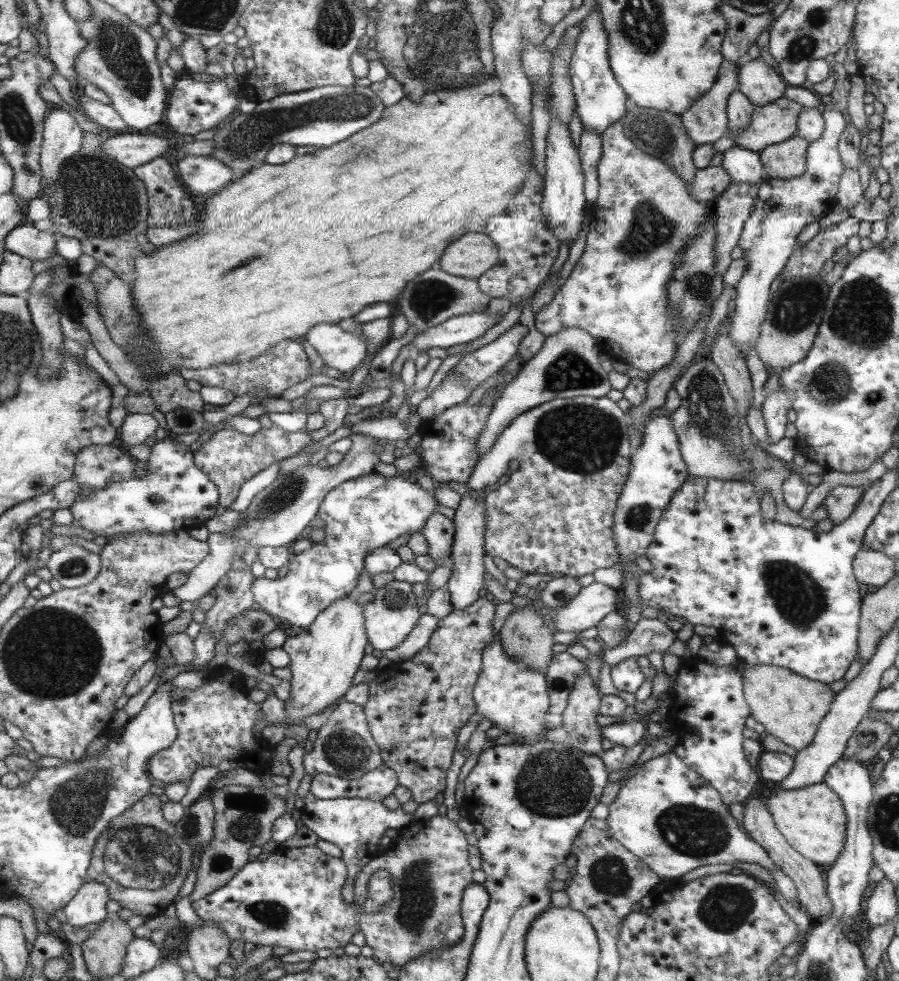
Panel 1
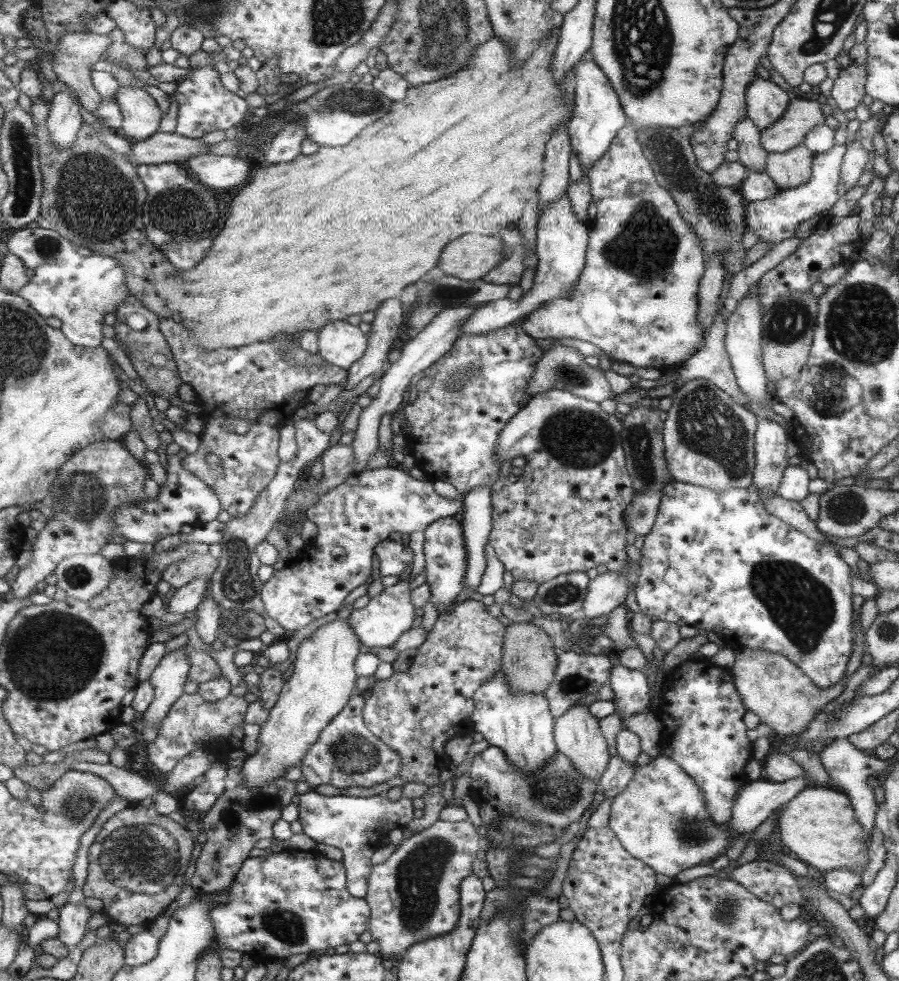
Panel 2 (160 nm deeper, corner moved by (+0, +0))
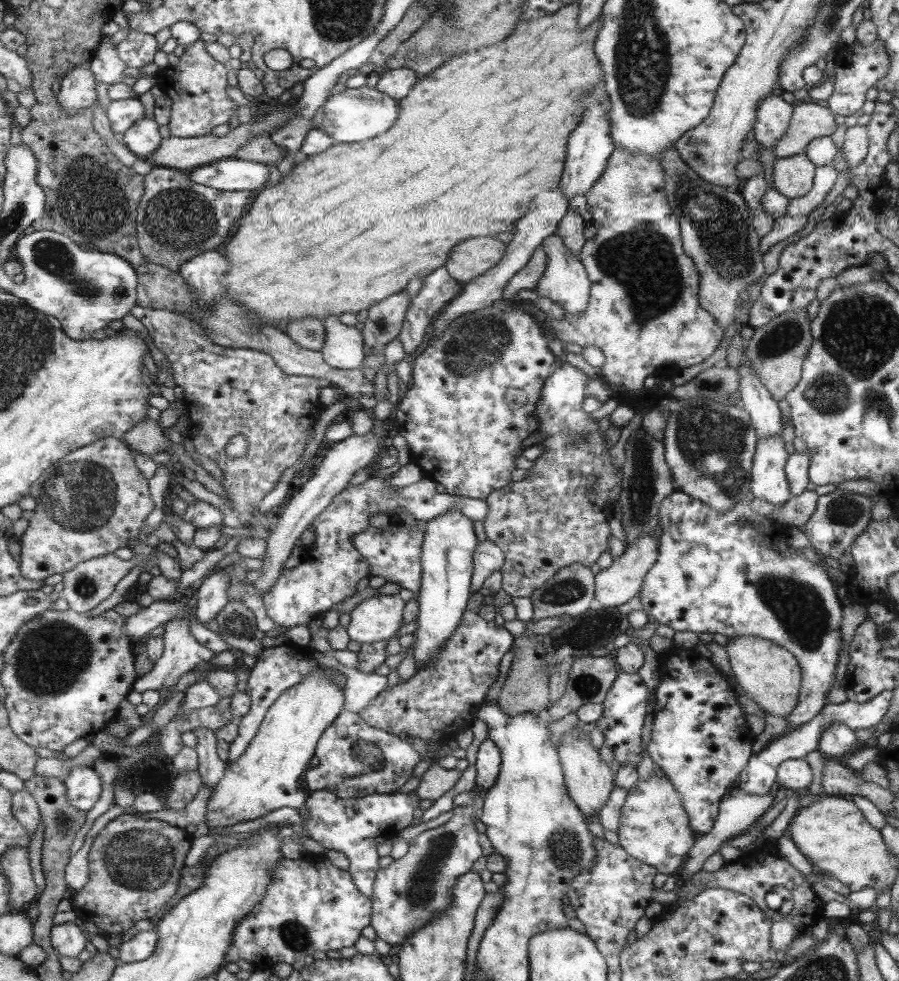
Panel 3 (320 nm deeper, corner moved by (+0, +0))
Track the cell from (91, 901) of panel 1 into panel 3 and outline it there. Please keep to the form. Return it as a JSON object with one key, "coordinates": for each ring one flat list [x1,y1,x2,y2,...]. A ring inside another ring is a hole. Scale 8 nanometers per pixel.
{"coordinates":[[72,916,69,922,53,927,52,943,60,956,77,958,85,950,87,940,80,920,76,917]]}

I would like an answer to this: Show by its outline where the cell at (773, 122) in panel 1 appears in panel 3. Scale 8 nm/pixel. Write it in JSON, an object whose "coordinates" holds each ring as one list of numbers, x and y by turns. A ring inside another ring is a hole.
{"coordinates":[[815,102,801,103,792,108,792,118,788,130,781,136,779,142,772,146,773,154,776,159,788,158,799,155,807,150,808,144,821,136,831,136,835,132,837,125,833,121,834,114,826,107,821,107]]}

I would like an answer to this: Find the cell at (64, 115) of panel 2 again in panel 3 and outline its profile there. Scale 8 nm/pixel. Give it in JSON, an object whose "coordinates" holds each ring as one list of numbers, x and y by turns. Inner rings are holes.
{"coordinates":[[92,61,78,64,71,69,64,76,58,93,62,107,70,115,76,115,86,108,91,109,99,100,97,81,98,78,92,69]]}

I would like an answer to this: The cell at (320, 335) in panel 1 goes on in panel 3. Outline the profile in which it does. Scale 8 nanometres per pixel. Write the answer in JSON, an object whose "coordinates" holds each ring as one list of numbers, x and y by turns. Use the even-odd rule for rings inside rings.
{"coordinates":[[335,315,321,321,326,332,319,350,323,359,339,370,359,369,364,359,362,334,355,327,343,325]]}

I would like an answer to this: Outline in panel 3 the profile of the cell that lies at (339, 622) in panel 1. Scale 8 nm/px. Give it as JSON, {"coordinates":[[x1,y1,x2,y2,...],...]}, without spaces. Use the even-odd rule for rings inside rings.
{"coordinates":[[323,668,315,669,315,673,285,691,271,706,245,754,232,763,228,762,223,780,211,793,206,820,209,834,215,836,213,832,217,828,259,820,280,808,303,806,307,793,298,782,315,755,317,741,340,715,344,704,341,686,329,681]]}

